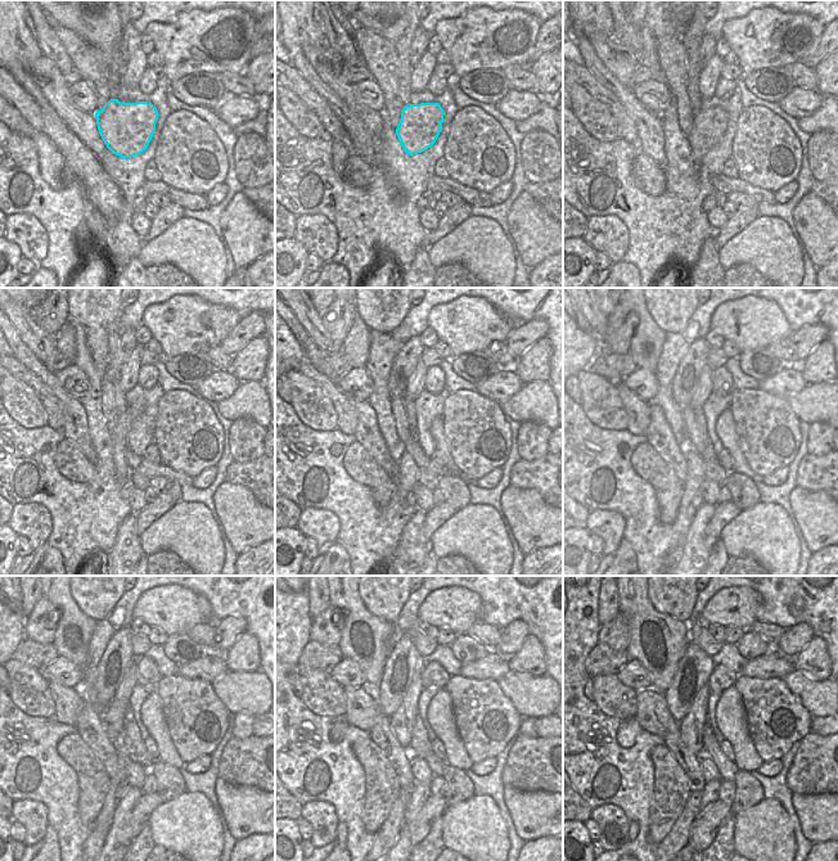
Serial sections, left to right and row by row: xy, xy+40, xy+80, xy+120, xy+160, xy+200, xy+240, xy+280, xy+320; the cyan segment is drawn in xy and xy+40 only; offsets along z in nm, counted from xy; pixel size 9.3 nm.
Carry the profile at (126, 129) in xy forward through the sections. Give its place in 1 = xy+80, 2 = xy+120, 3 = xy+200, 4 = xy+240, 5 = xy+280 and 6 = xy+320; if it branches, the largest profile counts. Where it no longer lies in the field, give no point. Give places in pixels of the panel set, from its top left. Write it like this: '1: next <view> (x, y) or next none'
1: next xy+80 (708, 125)
2: next xy+120 (131, 413)
3: next xy+200 (692, 500)
4: next xy+240 (117, 788)
5: next xy+280 (386, 837)
6: next xy+320 (677, 837)

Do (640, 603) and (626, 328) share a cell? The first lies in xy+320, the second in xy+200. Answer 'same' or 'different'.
different

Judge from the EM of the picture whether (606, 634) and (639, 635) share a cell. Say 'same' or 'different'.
different

